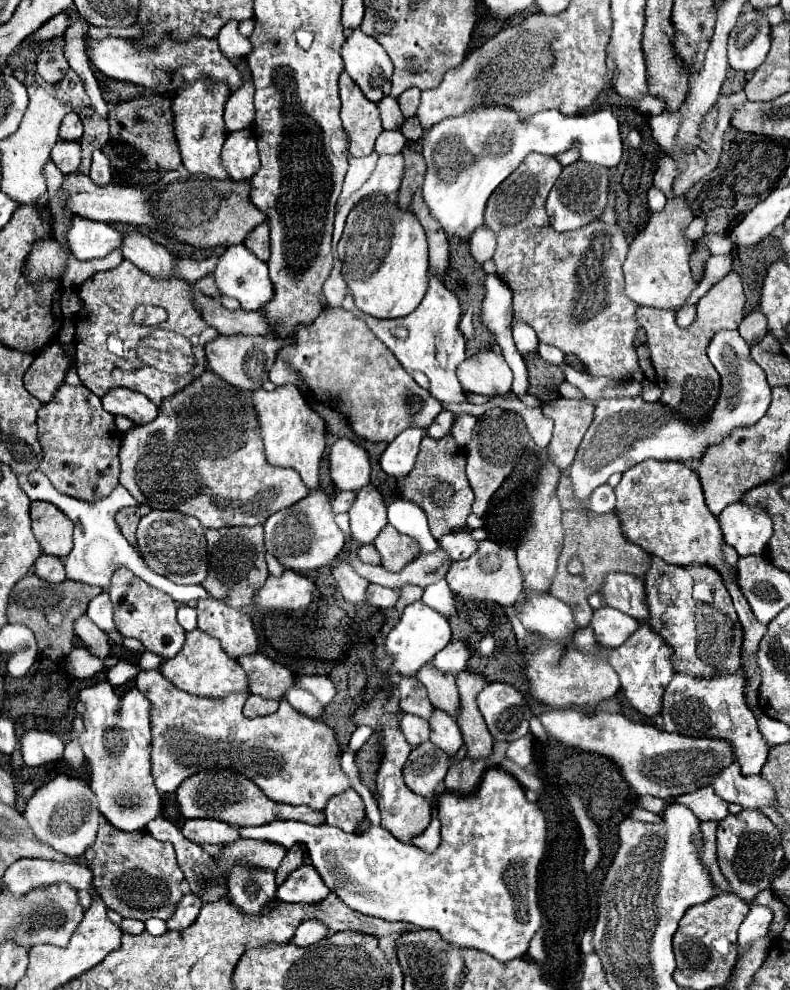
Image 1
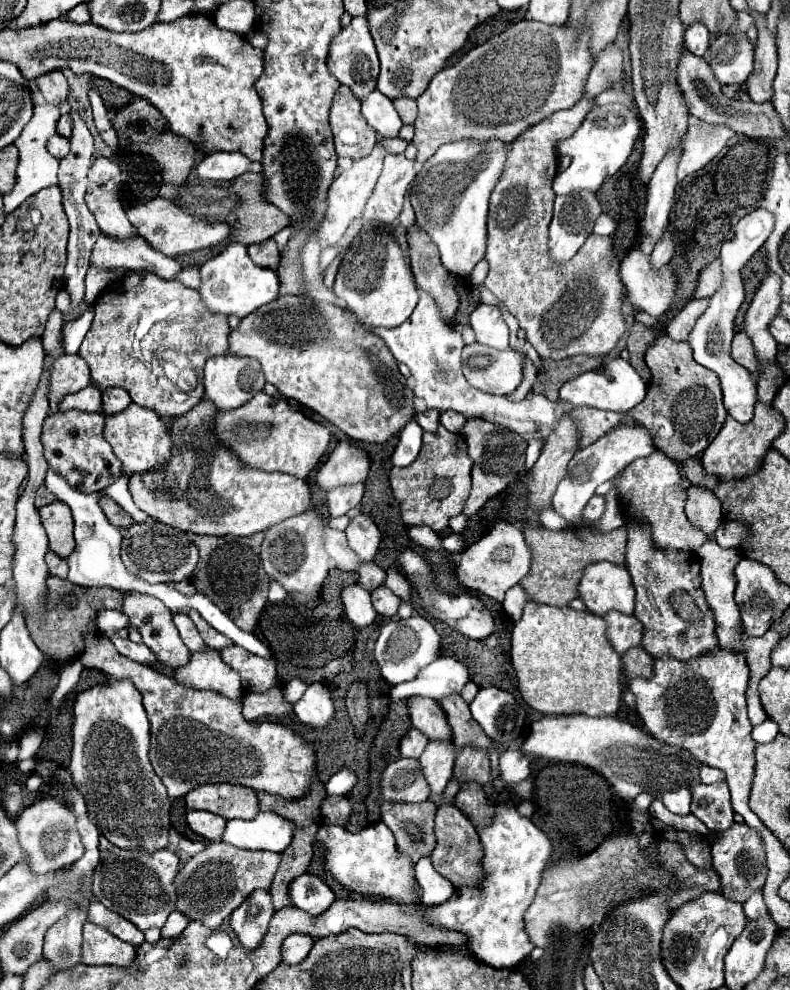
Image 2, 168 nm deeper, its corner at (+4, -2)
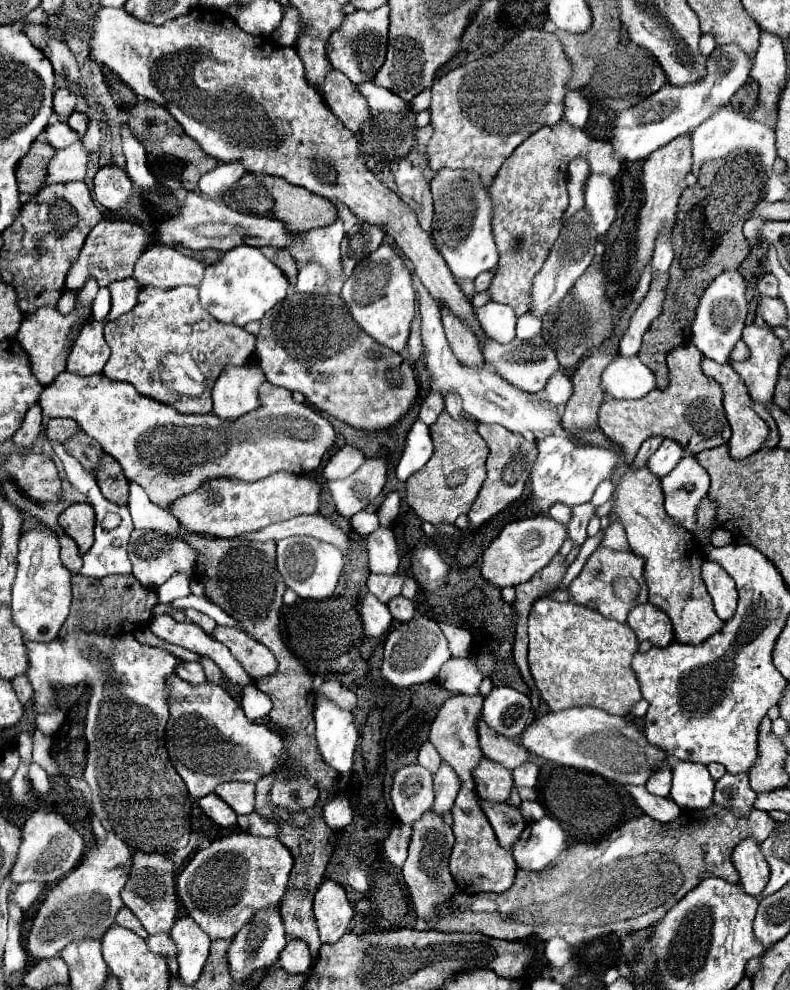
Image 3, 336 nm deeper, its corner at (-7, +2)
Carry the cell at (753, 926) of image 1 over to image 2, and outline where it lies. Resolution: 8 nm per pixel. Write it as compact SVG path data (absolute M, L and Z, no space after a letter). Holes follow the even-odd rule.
M762 889L754 891L754 895L744 903L744 913L748 919L758 919L762 915L768 913L766 905L764 905L764 897L762 897Z

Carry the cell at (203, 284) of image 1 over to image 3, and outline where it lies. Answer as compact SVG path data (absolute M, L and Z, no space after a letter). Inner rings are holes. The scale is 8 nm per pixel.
M153 245L135 263L133 279L147 287L179 287L179 285L201 285L205 265L193 257L179 253L165 245Z

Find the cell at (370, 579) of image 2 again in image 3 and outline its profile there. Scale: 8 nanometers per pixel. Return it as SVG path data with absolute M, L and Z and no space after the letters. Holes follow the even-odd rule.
M371 573L367 579L367 589L387 603L391 597L399 595L403 587L403 577L401 575L383 575L383 573Z

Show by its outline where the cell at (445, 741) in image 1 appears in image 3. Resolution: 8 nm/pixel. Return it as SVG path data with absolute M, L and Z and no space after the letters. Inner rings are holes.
M441 761L439 769L435 773L435 803L433 803L433 811L439 813L439 815L449 811L453 807L453 801L455 801L459 789L461 789L461 779L457 777L457 773L453 771L451 765Z

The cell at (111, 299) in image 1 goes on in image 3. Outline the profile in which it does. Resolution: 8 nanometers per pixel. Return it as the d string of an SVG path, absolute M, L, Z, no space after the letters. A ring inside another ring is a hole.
M141 287L137 295L137 305L129 313L117 317L117 321L107 321L105 341L111 347L111 357L103 369L103 373L109 379L131 383L141 395L171 405L179 413L209 413L213 407L211 387L219 371L225 365L243 365L255 349L255 335L249 335L243 327L225 325L213 319L199 305L197 287L173 287L173 289Z

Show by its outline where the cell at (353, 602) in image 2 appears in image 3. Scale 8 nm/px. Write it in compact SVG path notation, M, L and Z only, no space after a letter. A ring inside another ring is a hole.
M367 593L361 601L361 619L365 633L371 637L383 635L391 627L391 613L385 603L381 603L373 593Z

